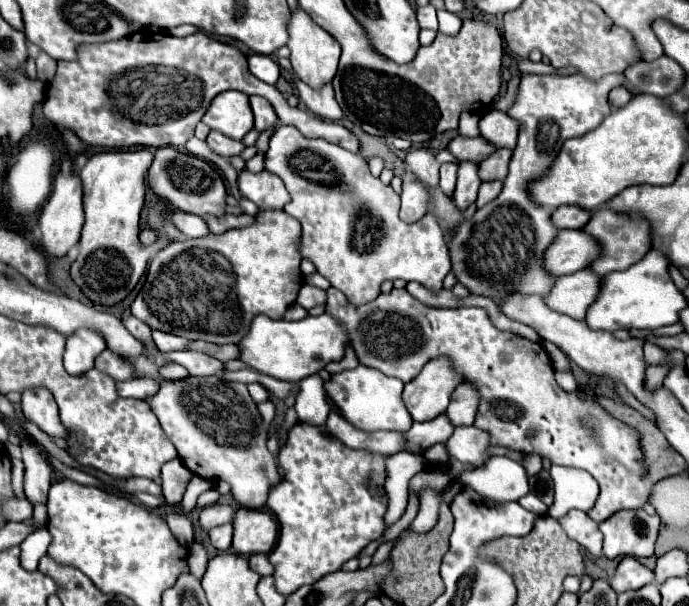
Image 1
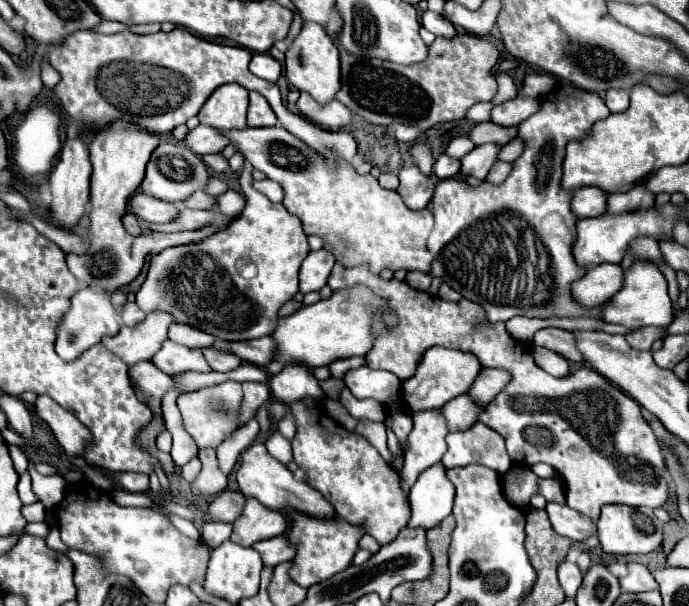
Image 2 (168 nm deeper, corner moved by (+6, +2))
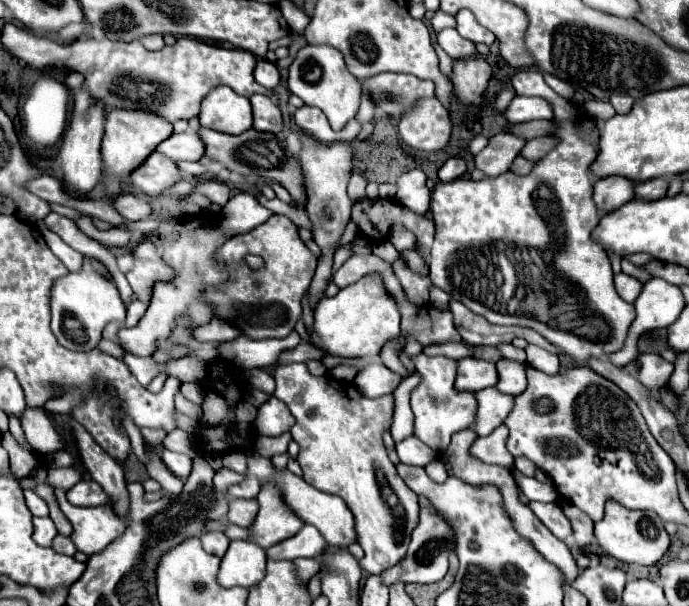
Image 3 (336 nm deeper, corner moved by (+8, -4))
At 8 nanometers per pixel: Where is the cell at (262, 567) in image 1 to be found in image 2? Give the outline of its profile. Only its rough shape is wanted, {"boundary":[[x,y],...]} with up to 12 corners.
{"boundary":[[287,534],[261,540],[253,548],[265,566],[295,558]]}

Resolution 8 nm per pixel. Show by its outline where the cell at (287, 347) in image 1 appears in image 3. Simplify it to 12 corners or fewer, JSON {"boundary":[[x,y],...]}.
{"boundary":[[377,274],[321,298],[309,344],[373,360],[399,336]]}

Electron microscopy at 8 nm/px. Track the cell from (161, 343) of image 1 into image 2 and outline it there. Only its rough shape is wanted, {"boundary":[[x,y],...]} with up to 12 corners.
{"boundary":[[171,324],[169,340],[209,348],[217,342],[189,324]]}

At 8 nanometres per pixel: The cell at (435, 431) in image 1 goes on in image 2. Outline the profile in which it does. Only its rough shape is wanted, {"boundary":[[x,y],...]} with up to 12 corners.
{"boundary":[[469,394],[443,406],[449,432],[471,428],[483,406]]}

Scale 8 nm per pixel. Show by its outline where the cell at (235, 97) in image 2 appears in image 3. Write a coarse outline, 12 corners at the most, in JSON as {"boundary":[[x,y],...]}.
{"boundary":[[227,86],[213,88],[201,126],[230,135],[251,128],[251,104]]}

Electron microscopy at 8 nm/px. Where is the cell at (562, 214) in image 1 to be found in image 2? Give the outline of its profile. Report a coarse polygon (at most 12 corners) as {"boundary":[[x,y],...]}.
{"boundary":[[579,188],[571,208],[579,218],[601,216],[607,210],[607,192]]}

